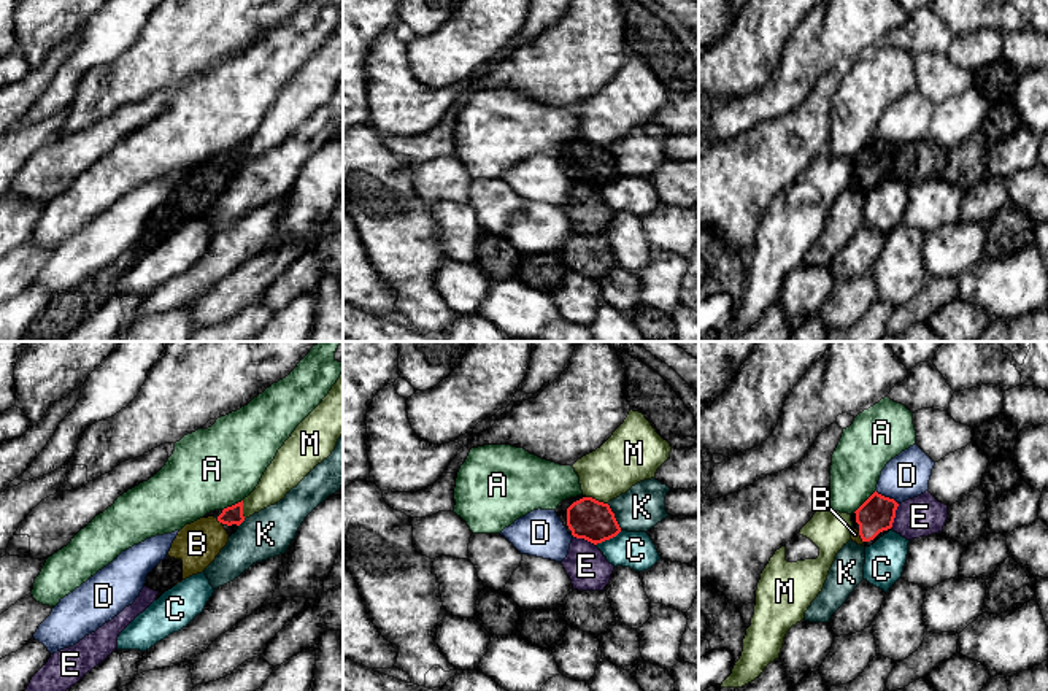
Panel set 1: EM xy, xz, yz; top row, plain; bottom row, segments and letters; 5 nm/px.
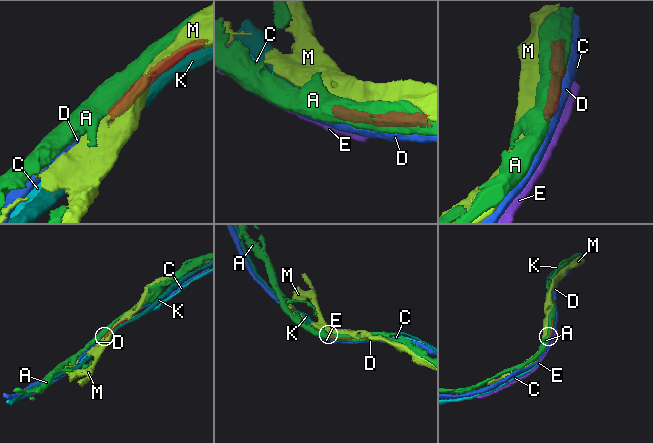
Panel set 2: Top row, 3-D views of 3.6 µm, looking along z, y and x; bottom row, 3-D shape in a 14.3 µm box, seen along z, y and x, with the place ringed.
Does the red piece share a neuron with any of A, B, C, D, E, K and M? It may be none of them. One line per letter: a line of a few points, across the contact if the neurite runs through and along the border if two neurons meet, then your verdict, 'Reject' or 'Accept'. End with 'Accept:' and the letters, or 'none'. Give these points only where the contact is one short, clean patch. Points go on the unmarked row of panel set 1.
A: Reject
B: Line: xy (232, 159), (219, 165), (197, 188). Accept
C: Reject
D: Reject
E: Line: yz (899, 148), (890, 172). Reject
K: Reject
M: Reject
Accept: B

